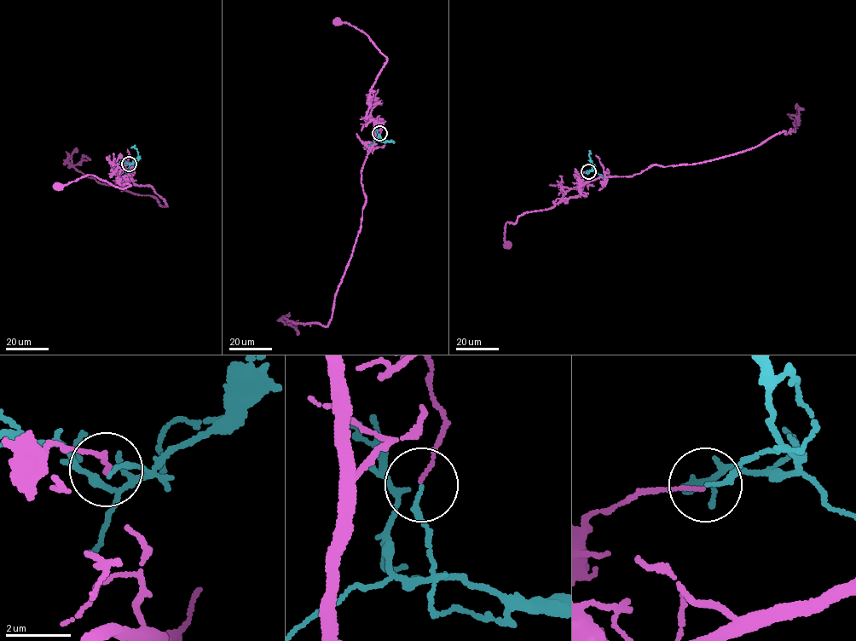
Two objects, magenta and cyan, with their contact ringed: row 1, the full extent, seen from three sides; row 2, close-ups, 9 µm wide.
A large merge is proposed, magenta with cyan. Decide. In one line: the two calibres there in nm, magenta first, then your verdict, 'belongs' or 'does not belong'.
80/120 nm | belongs

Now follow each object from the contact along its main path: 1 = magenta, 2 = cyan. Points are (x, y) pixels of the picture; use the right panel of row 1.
1: (588, 172), (577, 179), (580, 194), (551, 208), (527, 211), (514, 224), (507, 222), (506, 244)
2: (588, 171), (592, 168), (591, 154)

